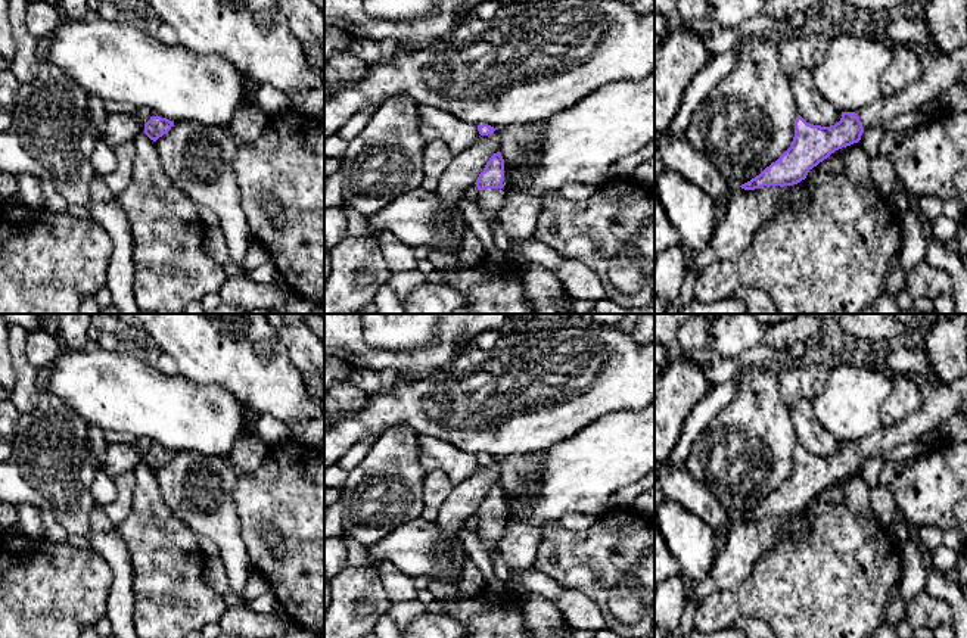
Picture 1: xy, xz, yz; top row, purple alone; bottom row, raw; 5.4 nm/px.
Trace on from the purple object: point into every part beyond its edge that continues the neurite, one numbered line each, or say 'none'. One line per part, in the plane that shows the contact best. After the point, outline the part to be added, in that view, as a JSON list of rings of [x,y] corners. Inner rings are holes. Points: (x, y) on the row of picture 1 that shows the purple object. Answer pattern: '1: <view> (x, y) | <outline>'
1: xz (490, 201) | [[[485,189],[479,192],[478,206],[482,211],[491,228],[498,224],[497,214],[503,208],[504,199],[504,189]]]

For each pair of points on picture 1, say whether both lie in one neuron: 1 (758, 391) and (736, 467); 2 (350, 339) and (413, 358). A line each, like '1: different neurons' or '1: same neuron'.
1: same neuron
2: same neuron

